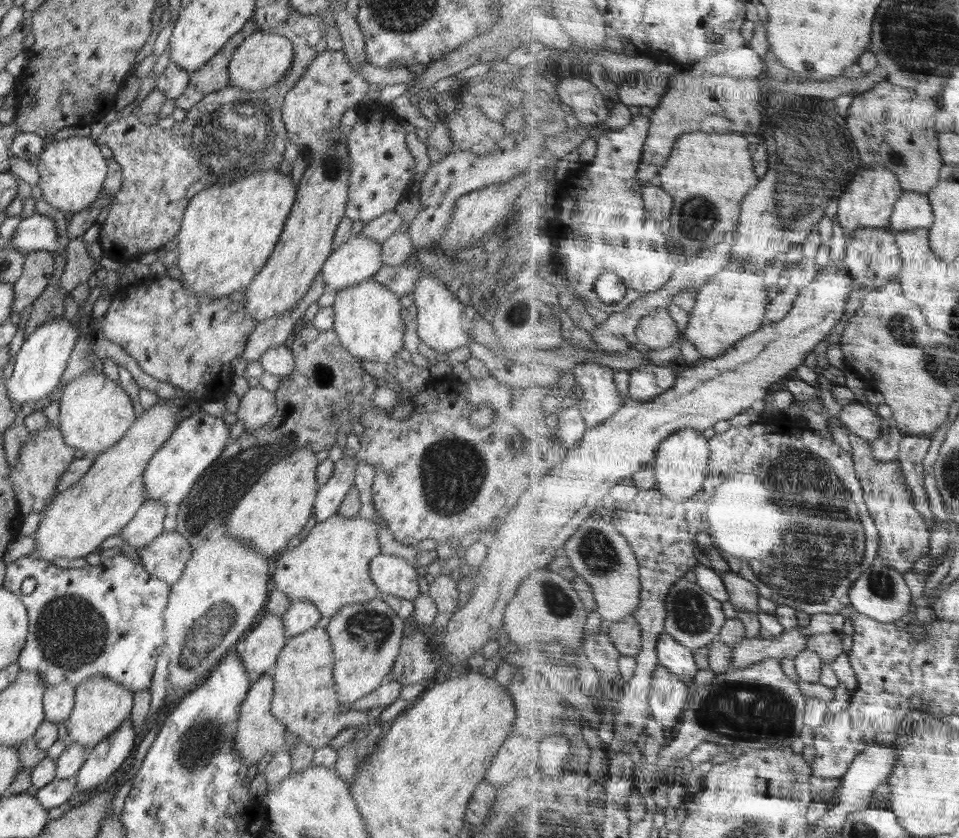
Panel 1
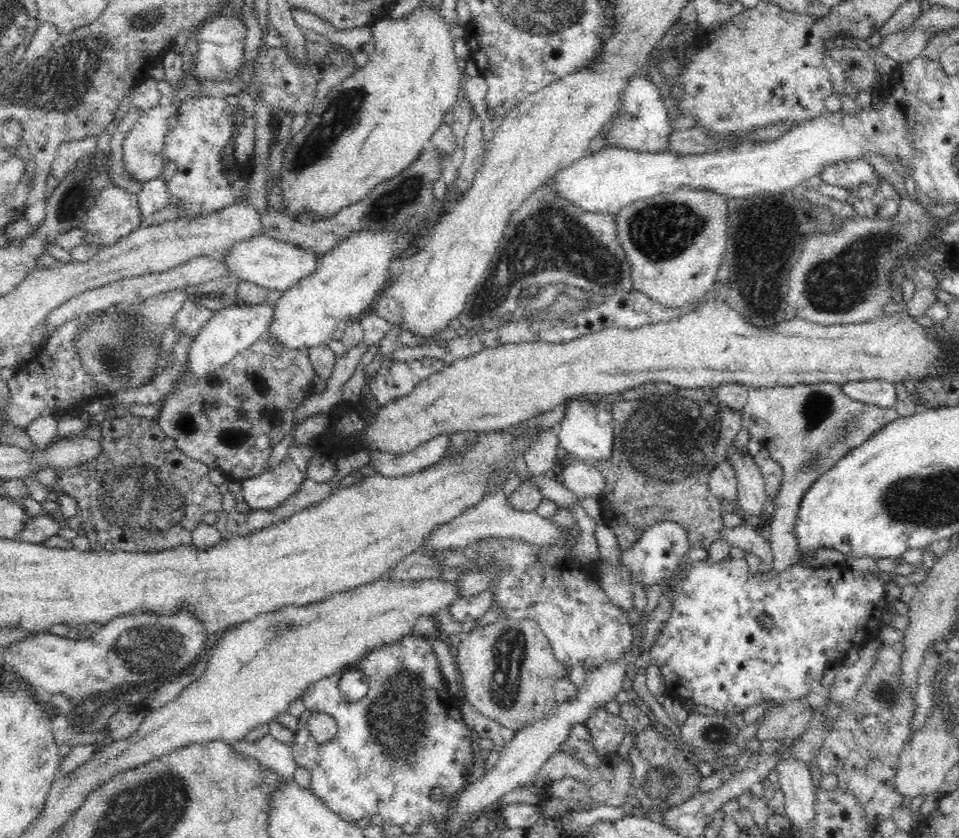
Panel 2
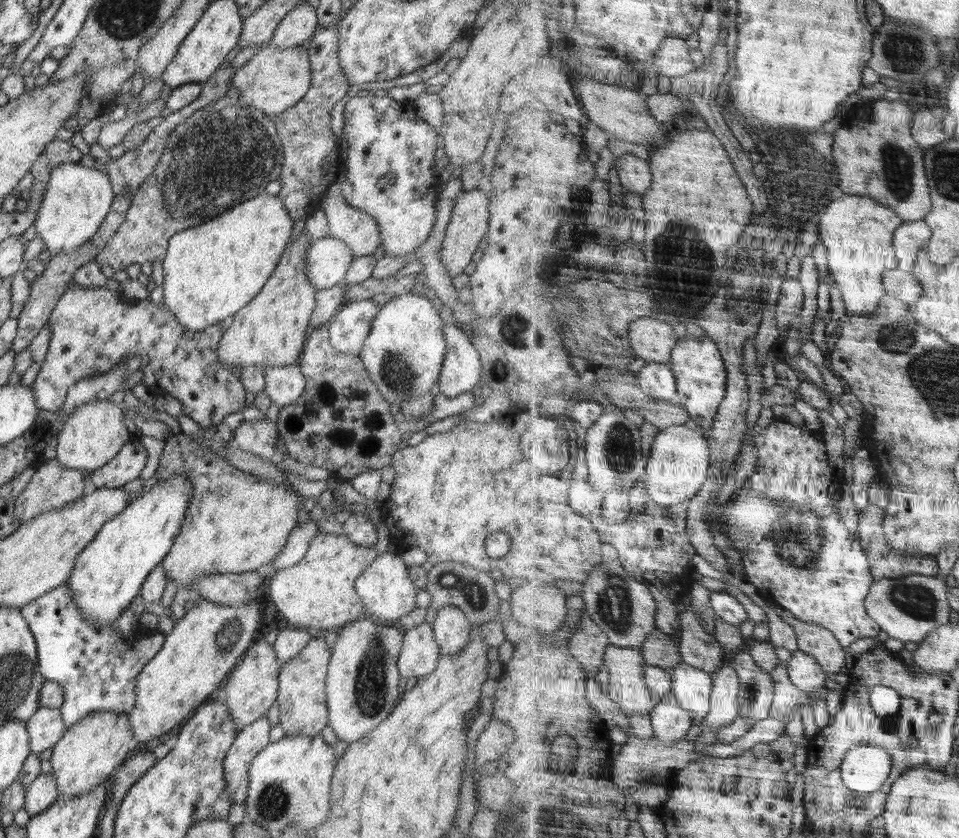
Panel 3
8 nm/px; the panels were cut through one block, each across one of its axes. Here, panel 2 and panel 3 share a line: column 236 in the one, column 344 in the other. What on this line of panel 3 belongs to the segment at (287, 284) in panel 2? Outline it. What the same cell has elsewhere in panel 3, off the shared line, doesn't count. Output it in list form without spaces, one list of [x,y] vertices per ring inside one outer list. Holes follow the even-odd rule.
[[[330,235],[312,240],[306,261],[306,278],[310,286],[323,290],[344,283],[353,257],[345,242]]]

